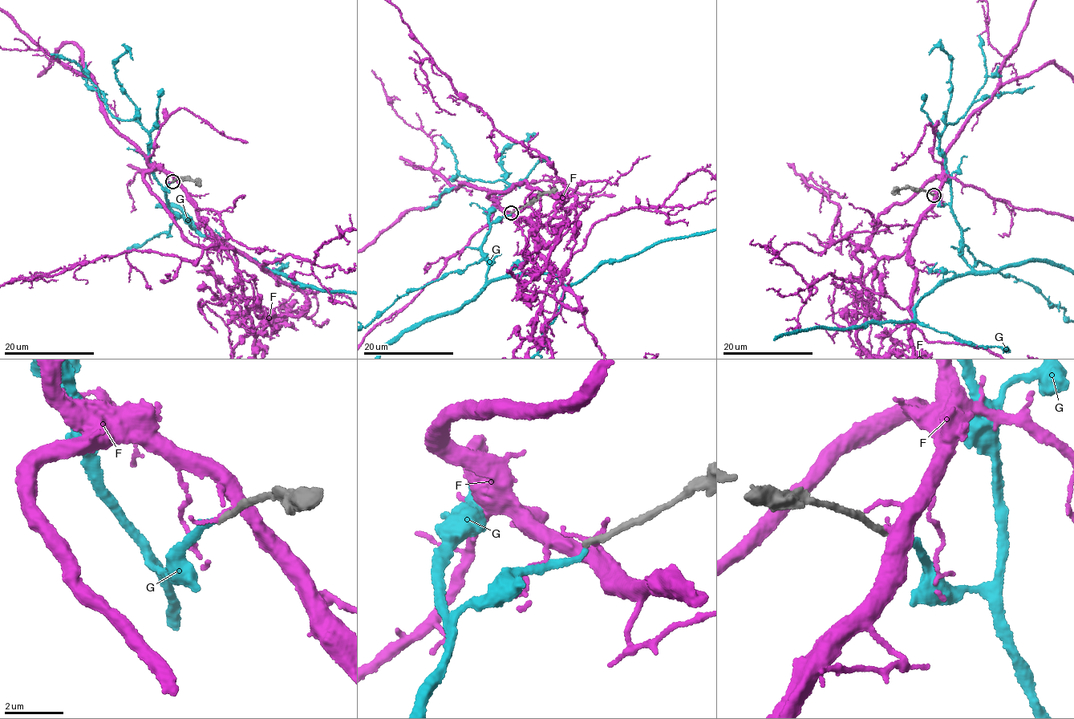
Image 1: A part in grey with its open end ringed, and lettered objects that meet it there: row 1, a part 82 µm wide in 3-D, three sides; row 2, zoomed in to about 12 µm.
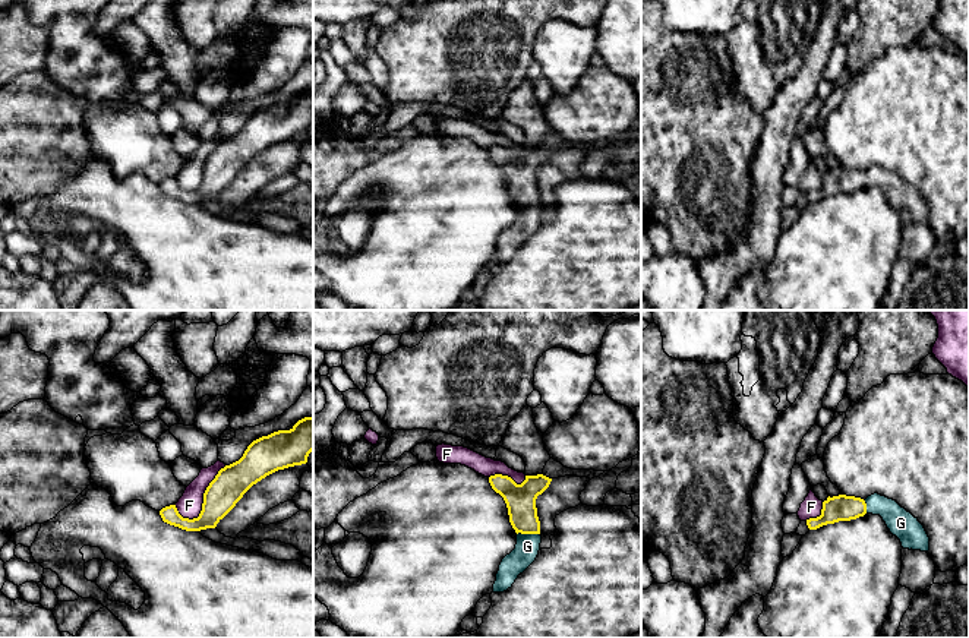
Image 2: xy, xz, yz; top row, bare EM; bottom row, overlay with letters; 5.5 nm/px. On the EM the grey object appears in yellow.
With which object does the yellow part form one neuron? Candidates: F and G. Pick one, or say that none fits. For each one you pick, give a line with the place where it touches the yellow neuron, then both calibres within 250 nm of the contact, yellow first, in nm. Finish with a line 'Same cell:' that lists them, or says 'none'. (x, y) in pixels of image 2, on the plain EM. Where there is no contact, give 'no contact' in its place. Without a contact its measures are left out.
G: meets yellow in xz at (527, 205); 170 nm thick on the yellow side, 130 nm on the other
Same cell: G

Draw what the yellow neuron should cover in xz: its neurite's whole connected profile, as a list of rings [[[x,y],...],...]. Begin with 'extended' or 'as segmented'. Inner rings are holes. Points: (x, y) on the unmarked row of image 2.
extended; [[[502,146],[489,149],[492,161],[504,170],[509,195],[517,205],[515,221],[502,231],[492,265],[511,260],[518,247],[536,233],[542,215],[536,171],[550,154],[543,146],[525,148],[521,157]]]

